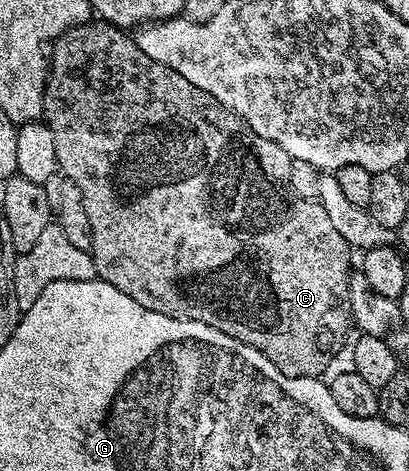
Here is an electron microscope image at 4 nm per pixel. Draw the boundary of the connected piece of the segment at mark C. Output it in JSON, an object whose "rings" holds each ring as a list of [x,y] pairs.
{"rings":[[[98,18],[71,28],[50,49],[43,110],[45,123],[53,130],[59,172],[81,186],[85,214],[89,214],[91,227],[89,251],[95,260],[95,275],[98,279],[109,282],[109,286],[117,286],[121,294],[129,294],[129,298],[145,306],[145,310],[178,320],[205,322],[205,326],[213,326],[213,330],[221,330],[221,334],[229,334],[229,338],[237,338],[237,342],[253,346],[253,350],[265,354],[270,367],[289,378],[319,378],[324,375],[322,372],[334,362],[347,331],[353,328],[349,306],[353,252],[345,238],[337,234],[333,221],[329,219],[329,214],[325,214],[318,200],[297,198],[293,194],[289,186],[292,158],[288,152],[281,150],[275,140],[261,138],[261,134],[254,132],[235,112],[217,103],[213,97],[205,94],[205,90],[193,86],[189,78],[181,78],[177,70],[161,62],[153,62],[153,58],[149,58],[149,54],[137,46],[134,35]]]}

